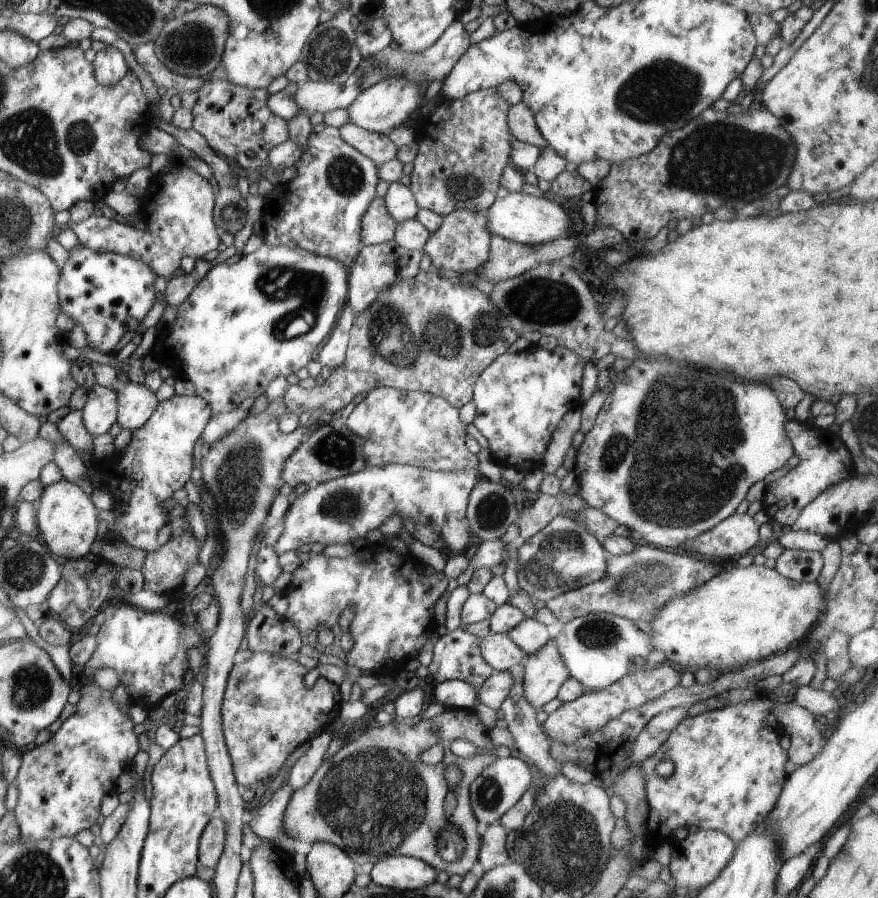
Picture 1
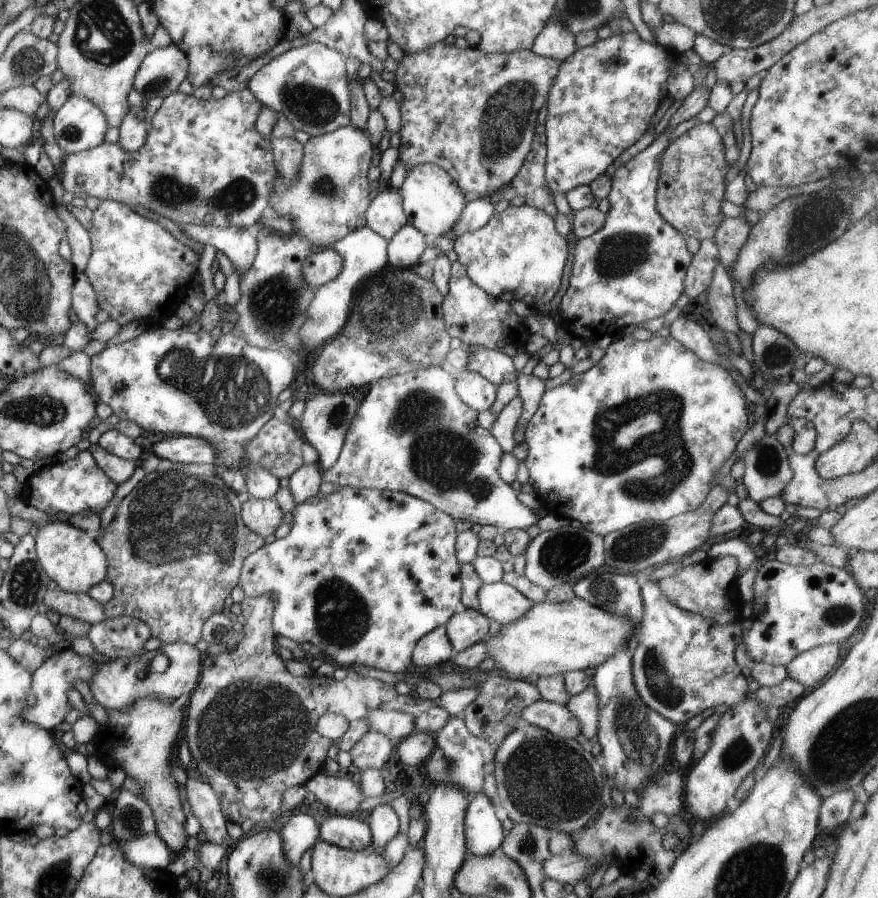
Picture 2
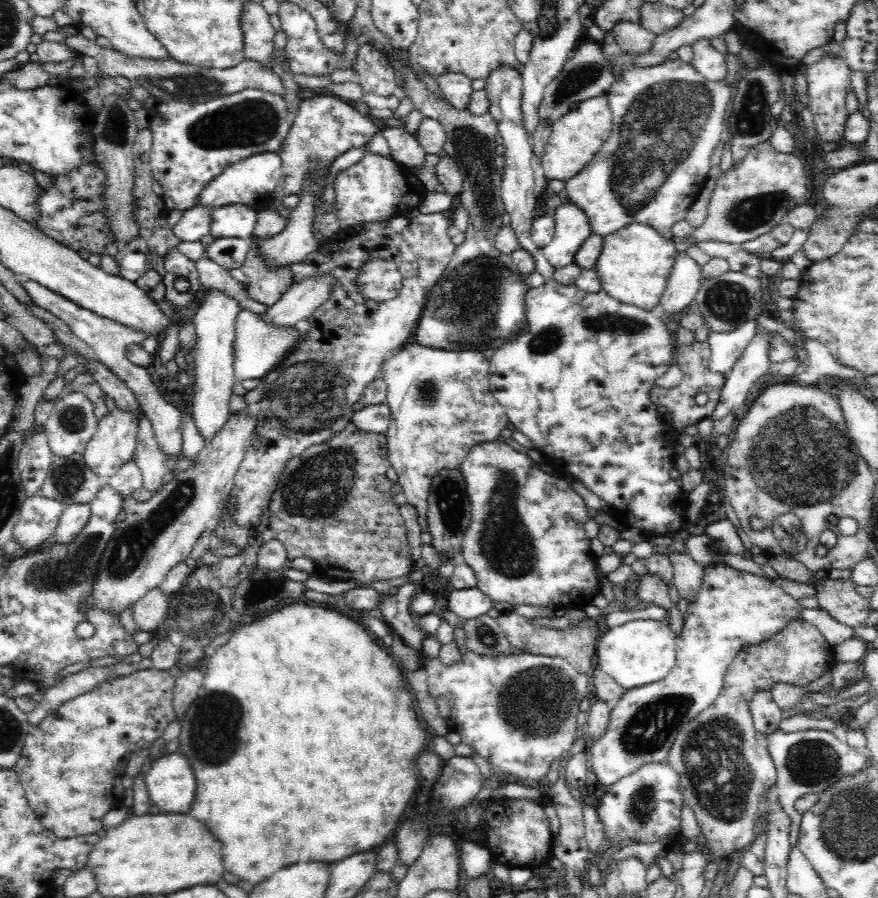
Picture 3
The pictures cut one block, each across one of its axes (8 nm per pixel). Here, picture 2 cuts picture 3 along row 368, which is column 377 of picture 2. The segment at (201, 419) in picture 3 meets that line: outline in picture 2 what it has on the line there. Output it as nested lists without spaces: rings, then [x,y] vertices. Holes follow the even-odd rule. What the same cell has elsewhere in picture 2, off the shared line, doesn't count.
[[[389,185],[382,186],[367,208],[367,226],[390,240],[404,225],[408,224],[402,199],[399,190],[392,190]]]

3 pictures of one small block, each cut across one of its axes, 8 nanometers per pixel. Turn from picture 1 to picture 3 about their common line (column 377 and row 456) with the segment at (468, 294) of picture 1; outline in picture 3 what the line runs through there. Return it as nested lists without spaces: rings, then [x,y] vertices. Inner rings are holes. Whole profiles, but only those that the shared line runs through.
[[[352,422],[330,440],[312,445],[300,456],[288,460],[268,504],[268,527],[273,538],[285,546],[287,558],[292,561],[306,556],[314,563],[319,576],[338,582],[357,580],[370,584],[406,576],[413,560],[400,506],[390,493],[393,483],[386,476],[389,467],[386,435],[361,431]]]

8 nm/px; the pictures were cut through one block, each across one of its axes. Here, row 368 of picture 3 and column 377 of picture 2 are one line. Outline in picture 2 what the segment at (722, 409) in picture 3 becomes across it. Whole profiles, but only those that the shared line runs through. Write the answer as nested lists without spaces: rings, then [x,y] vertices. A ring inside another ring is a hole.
[[[370,730],[364,733],[349,750],[353,760],[351,773],[355,775],[366,768],[380,769],[382,764],[386,764],[394,743],[395,741],[381,732]]]

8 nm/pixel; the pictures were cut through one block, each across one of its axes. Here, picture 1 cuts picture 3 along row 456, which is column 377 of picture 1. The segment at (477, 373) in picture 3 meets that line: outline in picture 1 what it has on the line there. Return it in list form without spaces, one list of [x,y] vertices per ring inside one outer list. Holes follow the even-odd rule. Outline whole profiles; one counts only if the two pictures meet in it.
[[[392,387],[372,389],[348,416],[346,426],[364,439],[363,451],[366,466],[396,463],[433,471],[461,471],[473,468],[481,474],[481,480],[486,479],[478,468],[478,455],[472,454],[467,449],[466,425],[460,420],[459,408],[432,393],[403,391]]]

